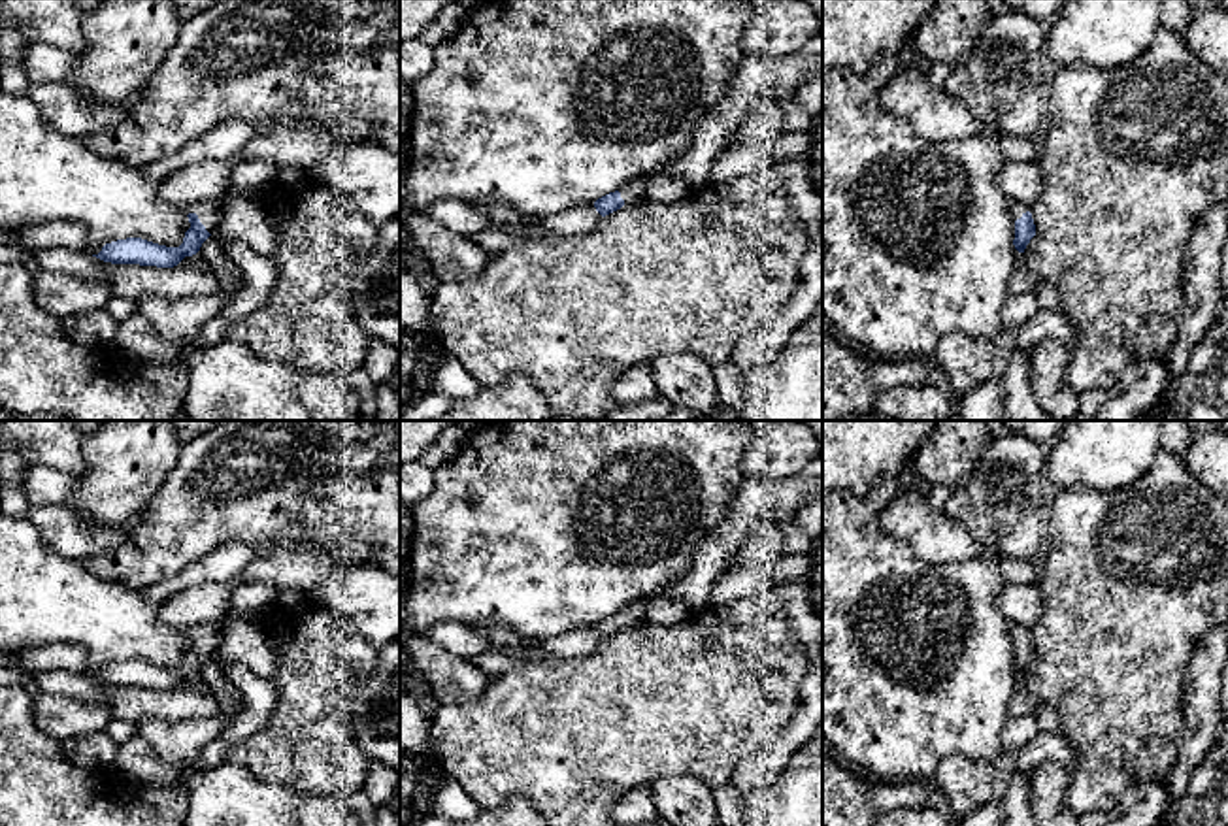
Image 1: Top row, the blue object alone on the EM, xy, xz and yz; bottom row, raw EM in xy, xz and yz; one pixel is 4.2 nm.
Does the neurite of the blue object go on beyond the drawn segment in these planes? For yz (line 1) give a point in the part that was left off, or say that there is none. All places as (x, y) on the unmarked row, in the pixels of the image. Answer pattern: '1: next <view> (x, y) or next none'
1: next yz (1015, 630)

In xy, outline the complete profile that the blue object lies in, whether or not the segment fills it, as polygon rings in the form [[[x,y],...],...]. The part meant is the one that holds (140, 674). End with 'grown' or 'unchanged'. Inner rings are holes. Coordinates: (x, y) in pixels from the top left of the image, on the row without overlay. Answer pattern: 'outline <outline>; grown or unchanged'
outline [[[234,613],[228,617],[196,624],[189,628],[191,651],[185,654],[179,669],[158,668],[141,660],[126,660],[106,666],[98,677],[92,677],[111,686],[140,686],[157,690],[174,690],[185,679],[192,679],[200,673],[202,666],[219,653],[223,643],[224,626]]]; grown

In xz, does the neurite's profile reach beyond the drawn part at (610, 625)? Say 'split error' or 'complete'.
split error

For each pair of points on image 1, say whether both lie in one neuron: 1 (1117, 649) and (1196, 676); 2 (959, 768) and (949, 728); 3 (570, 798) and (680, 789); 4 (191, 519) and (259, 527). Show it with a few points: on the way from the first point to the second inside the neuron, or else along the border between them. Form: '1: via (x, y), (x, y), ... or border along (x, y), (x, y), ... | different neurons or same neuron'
1: border along (1206, 632), (1189, 659), (1181, 715) | different neurons
2: border along (1000, 755), (991, 760), (947, 755), (932, 777) | different neurons
3: border along (695, 776), (663, 776), (651, 787) | different neurons
4: via (208, 519), (242, 519) | same neuron

